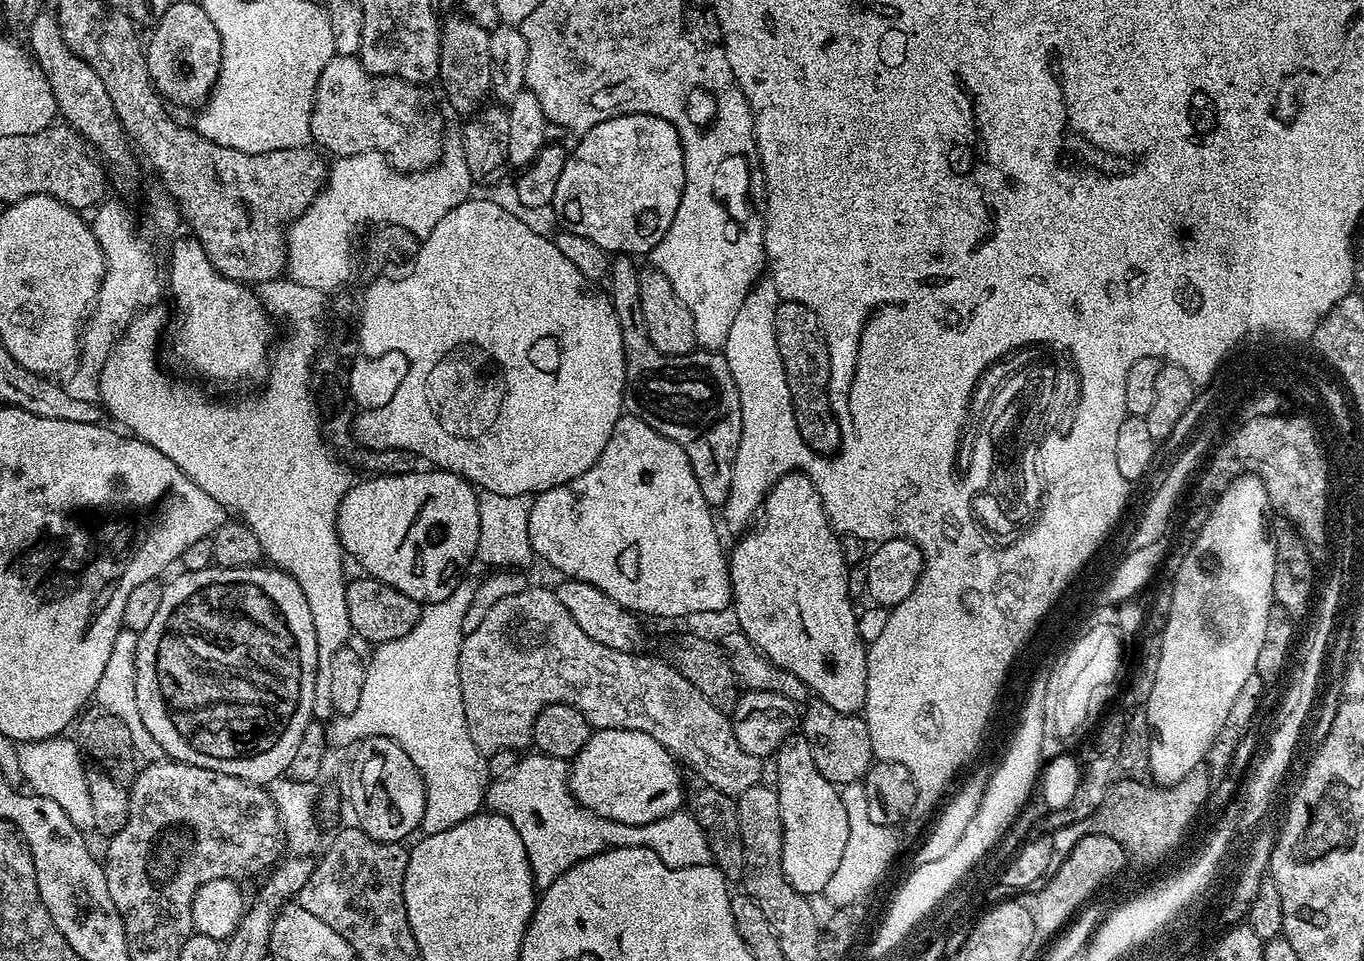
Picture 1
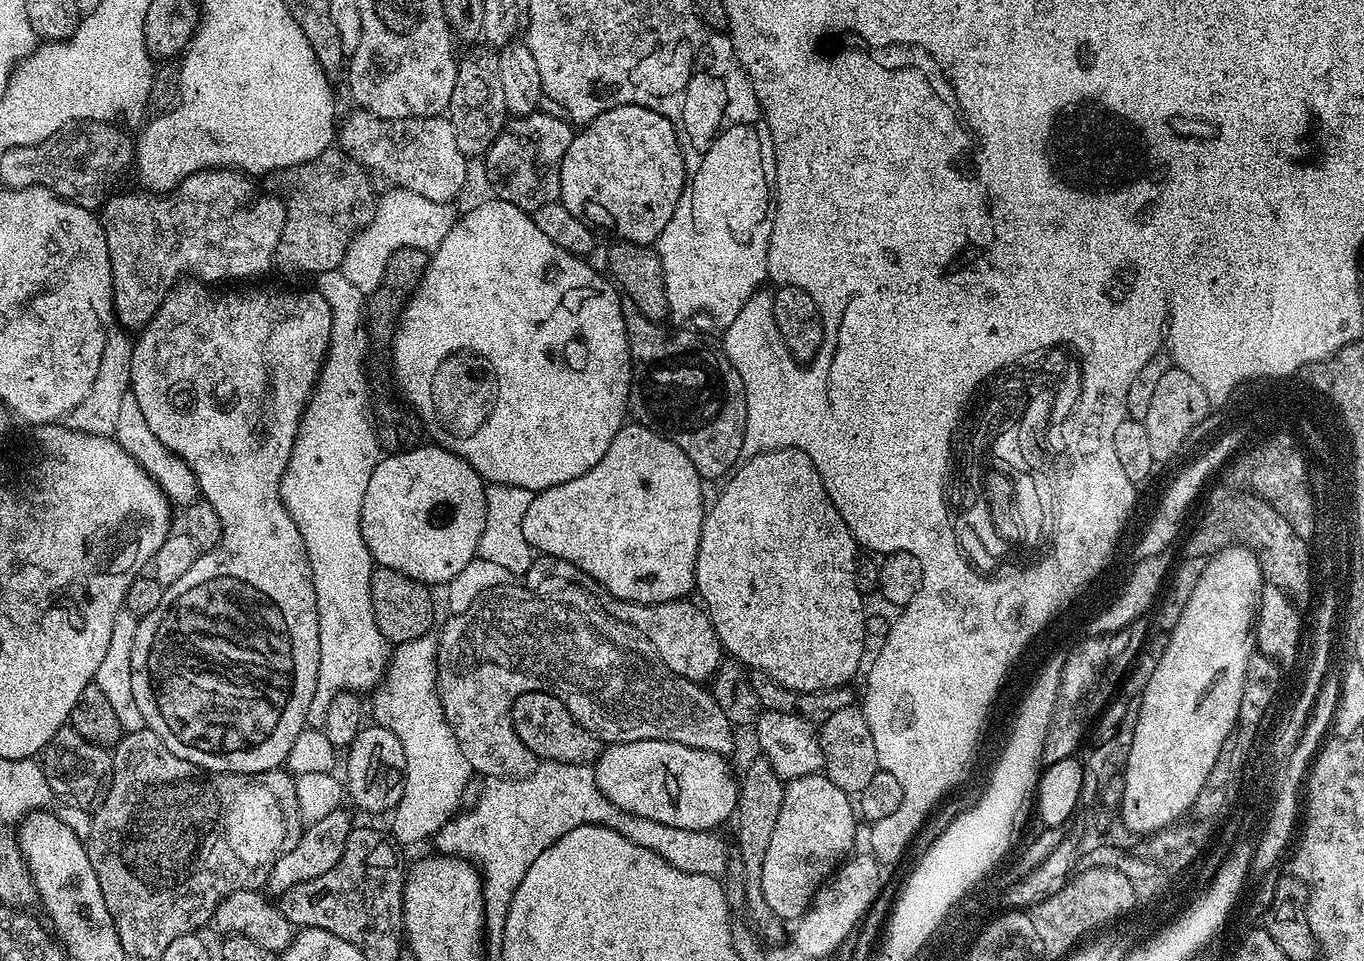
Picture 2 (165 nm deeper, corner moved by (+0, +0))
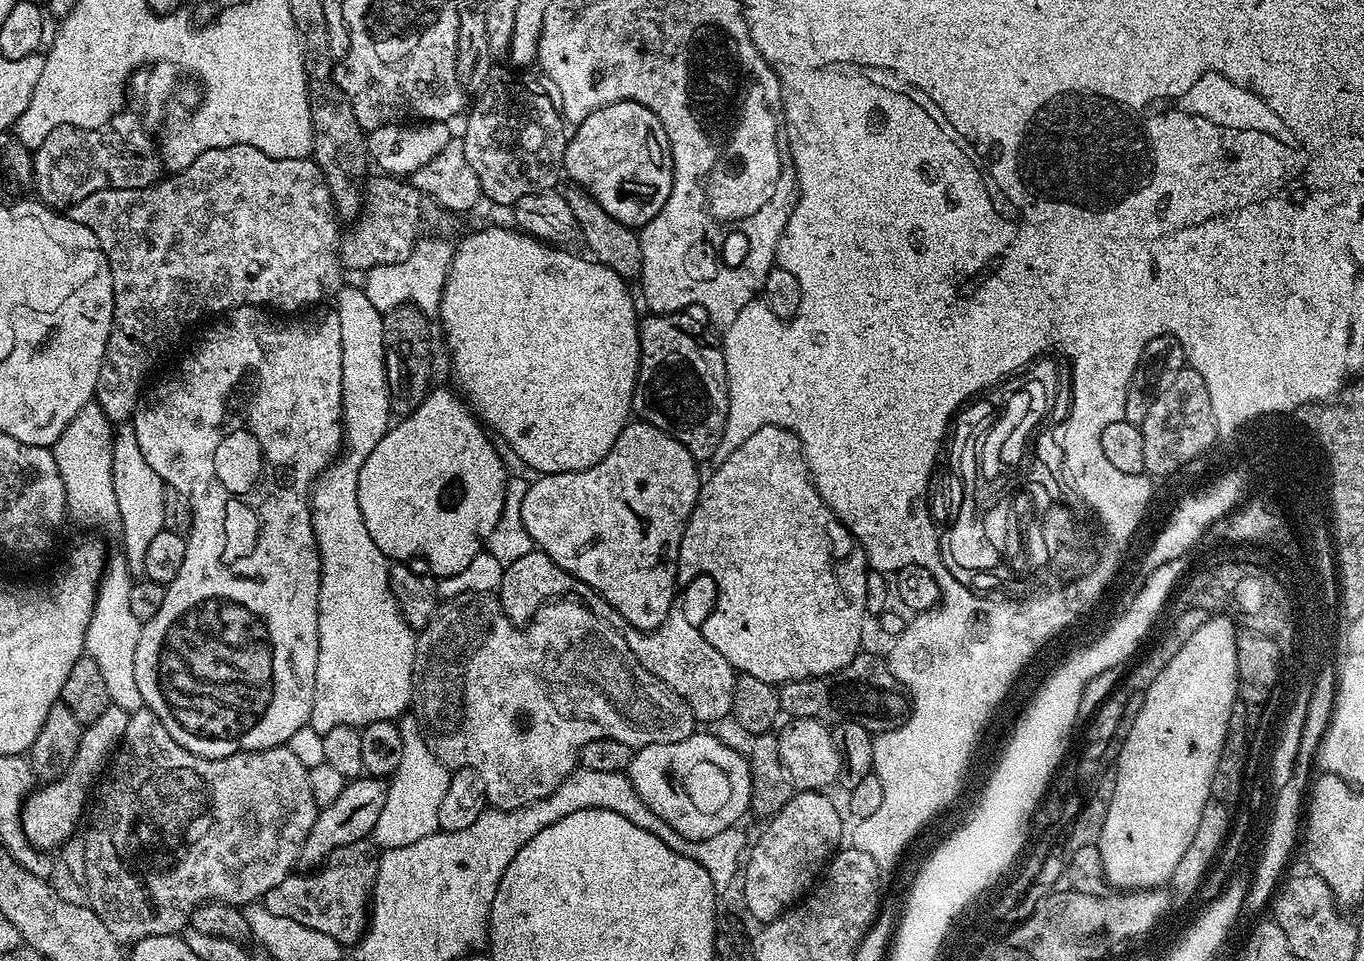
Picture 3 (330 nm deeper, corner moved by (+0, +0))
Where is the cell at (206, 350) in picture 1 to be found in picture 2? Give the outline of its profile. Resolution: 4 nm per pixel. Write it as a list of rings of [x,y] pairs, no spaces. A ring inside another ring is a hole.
[[[195,278],[185,279],[169,292],[162,306],[152,315],[150,323],[137,335],[141,336],[135,337],[132,346],[132,357],[130,358],[130,382],[132,383],[130,394],[138,402],[138,410],[142,410],[142,418],[146,418],[146,426],[150,426],[154,438],[158,438],[158,442],[162,442],[162,446],[166,446],[179,460],[184,460],[190,466],[190,470],[196,475],[196,484],[200,487],[200,496],[208,500],[214,510],[217,511],[218,518],[221,519],[220,544],[216,548],[200,554],[194,564],[190,566],[190,570],[187,570],[186,574],[183,574],[182,578],[178,579],[178,582],[165,587],[162,594],[162,602],[158,602],[158,607],[151,614],[143,616],[139,623],[137,623],[136,633],[134,634],[134,650],[132,651],[132,689],[134,690],[134,698],[138,702],[138,710],[142,710],[142,718],[146,727],[154,734],[158,734],[158,738],[162,738],[165,746],[174,754],[178,754],[178,758],[182,758],[191,764],[197,764],[199,768],[204,769],[206,772],[241,772],[247,776],[258,774],[259,772],[275,772],[285,763],[290,754],[290,748],[294,745],[294,740],[306,728],[310,702],[314,698],[314,690],[318,682],[320,643],[318,642],[318,602],[314,594],[314,578],[310,570],[310,558],[306,550],[306,542],[302,542],[302,534],[298,530],[298,526],[294,526],[294,518],[290,518],[290,514],[282,502],[280,487],[282,486],[282,480],[290,462],[290,456],[294,450],[294,442],[300,429],[300,419],[304,416],[305,410],[308,409],[308,400],[312,397],[312,392],[316,388],[316,380],[320,376],[320,368],[324,364],[325,356],[328,352],[328,344],[331,342],[331,308],[326,299],[318,291],[291,292],[288,288],[248,287],[252,286],[237,287],[240,288],[237,292],[219,292],[216,289],[219,287],[209,286],[207,283]]]

